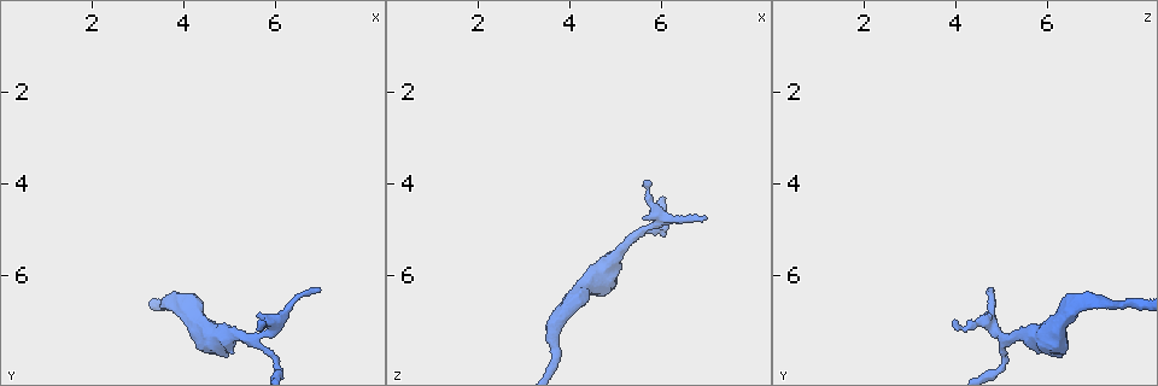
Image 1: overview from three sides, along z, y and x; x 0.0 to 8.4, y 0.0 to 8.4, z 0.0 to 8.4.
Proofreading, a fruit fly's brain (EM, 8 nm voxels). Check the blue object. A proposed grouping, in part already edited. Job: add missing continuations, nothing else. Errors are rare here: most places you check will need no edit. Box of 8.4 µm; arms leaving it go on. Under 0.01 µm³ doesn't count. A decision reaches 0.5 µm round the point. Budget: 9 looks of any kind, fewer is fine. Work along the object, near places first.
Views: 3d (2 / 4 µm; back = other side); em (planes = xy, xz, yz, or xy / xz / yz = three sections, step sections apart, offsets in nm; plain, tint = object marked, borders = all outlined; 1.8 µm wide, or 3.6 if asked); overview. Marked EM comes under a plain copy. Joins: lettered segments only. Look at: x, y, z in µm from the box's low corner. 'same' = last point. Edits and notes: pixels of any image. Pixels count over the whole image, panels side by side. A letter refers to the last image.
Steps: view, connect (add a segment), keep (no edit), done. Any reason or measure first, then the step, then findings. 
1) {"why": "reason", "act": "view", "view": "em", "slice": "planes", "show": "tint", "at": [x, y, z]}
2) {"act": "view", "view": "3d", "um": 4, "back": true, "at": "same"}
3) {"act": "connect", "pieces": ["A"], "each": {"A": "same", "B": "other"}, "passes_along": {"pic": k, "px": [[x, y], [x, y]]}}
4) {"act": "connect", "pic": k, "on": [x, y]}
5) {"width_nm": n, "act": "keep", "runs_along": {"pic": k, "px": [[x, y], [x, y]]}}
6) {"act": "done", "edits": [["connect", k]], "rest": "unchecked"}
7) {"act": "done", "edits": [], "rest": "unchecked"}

{"why": "sudden change in width", "act": "view", "view": "3d", "um": 4, "at": [3.75, 6.55, 6.95]}

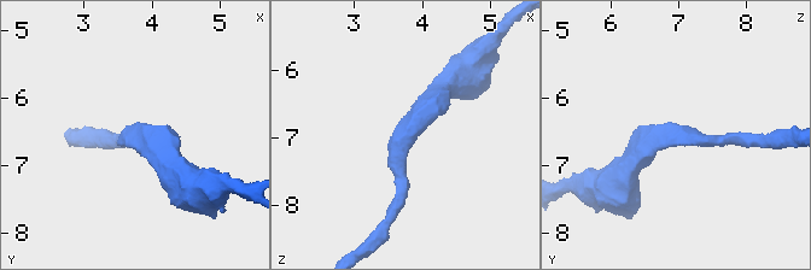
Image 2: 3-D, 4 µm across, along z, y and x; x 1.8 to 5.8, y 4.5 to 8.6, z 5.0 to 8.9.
{"act": "view", "view": "em", "um": 3.6, "slice": "xz", "step": 4, "show": "tint", "at": [3.70, 6.55, 7.00]}

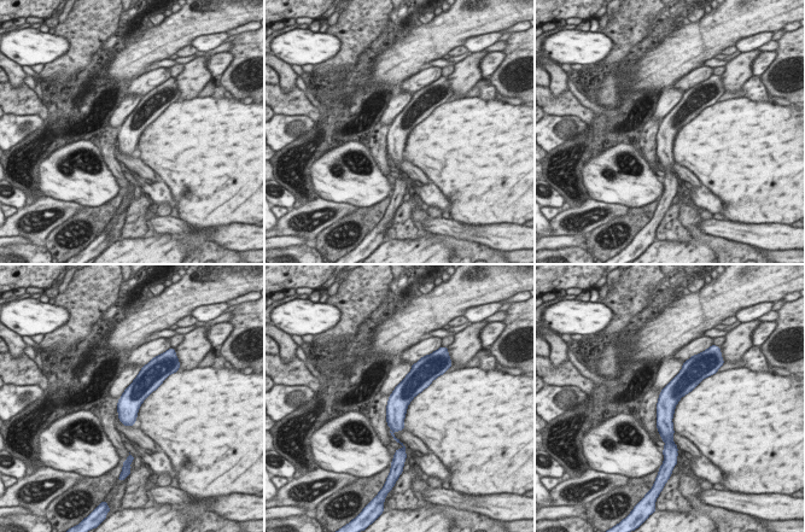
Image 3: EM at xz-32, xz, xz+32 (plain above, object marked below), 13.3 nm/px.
{"why": "cut it another way", "act": "view", "view": "em", "um": 3.6, "slice": "xy", "step": 16, "show": "borders", "at": "same"}

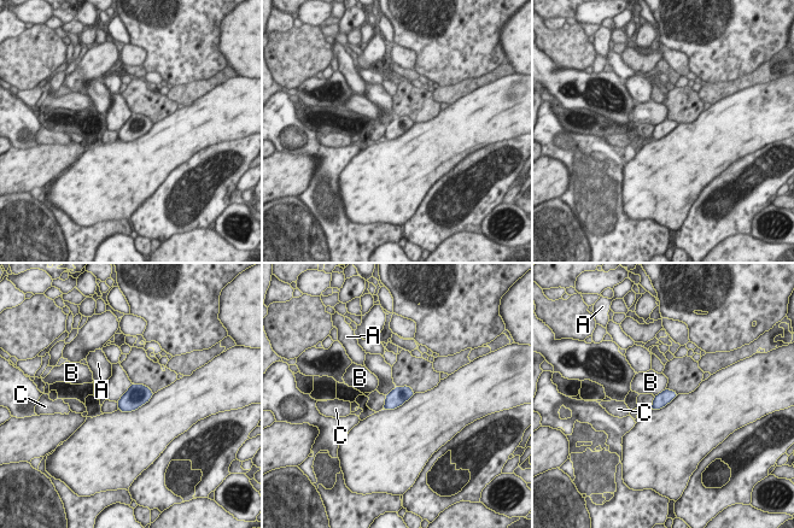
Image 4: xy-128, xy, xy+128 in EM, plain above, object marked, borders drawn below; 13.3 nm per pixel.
{"longest_contact_nm": ["B", 200], "act": "keep", "each": {"A": "other", "B": "other", "C": "other"}, "found": "none of them fits"}

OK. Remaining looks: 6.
{"why": "calibre changes", "act": "view", "view": "em", "um": 3.6, "slice": "planes", "show": "borders", "at": [4.90, 7.35, 5.65]}

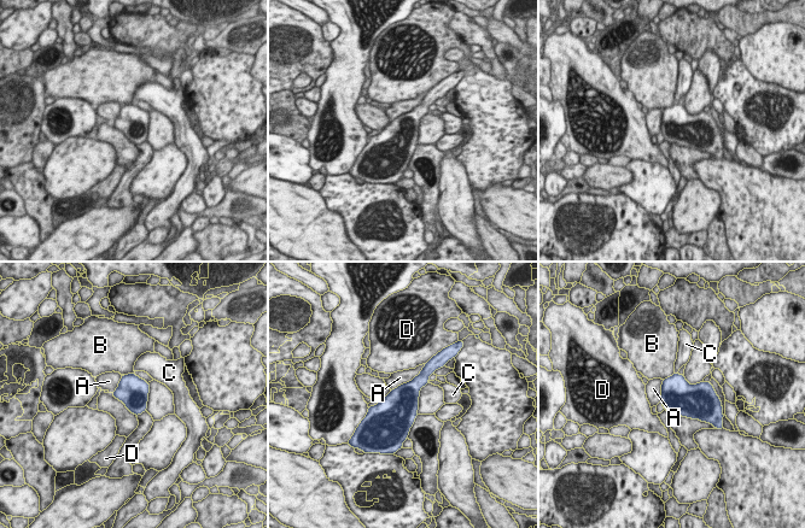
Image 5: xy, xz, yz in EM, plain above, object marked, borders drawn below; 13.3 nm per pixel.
{"width_nm": 400, "act": "keep", "each": {"A": "other", "B": "other", "C": "other", "D": "other"}, "border": {"pic": 5, "px": [[425, 364], [409, 381], [391, 391]]}, "found": "no lettered segment goes on from it"}

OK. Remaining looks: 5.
{"why": "free end", "act": "view", "view": "em", "slice": "xz", "step": 4, "show": "borders", "at": [5.65, 7.00, 3.90]}

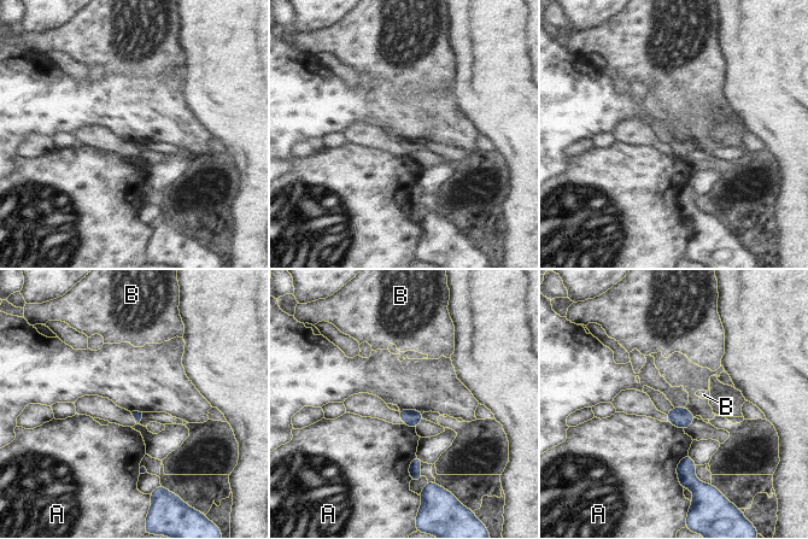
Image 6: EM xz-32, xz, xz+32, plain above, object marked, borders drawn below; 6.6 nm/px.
{"act": "view", "view": "em", "slice": "planes", "show": "borders", "at": "same"}

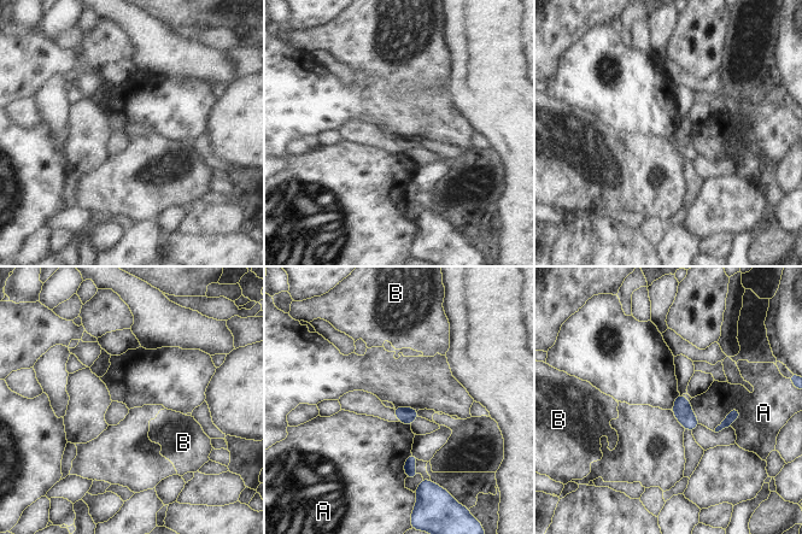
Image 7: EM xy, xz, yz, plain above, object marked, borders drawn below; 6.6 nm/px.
{"longest_contact_nm": ["A", 240], "act": "keep", "each": {"A": "other", "B": "other"}, "border": {"pic": 7, "px": [[741, 411], [732, 409], [713, 430]]}, "found": "no lettered segment goes on from it"}

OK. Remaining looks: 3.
{"why": "thin end", "act": "view", "view": "3d", "um": 2, "at": [6.95, 6.30, 4.70]}

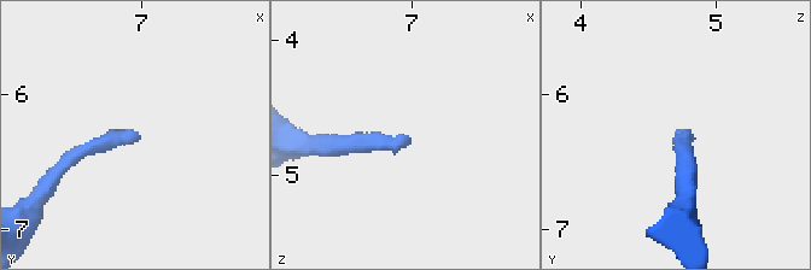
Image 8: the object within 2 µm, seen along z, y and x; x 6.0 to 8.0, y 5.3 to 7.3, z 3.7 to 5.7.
{"why": "need the tissue", "act": "view", "view": "em", "slice": "planes", "show": "borders", "at": [6.98, 6.30, 4.74]}

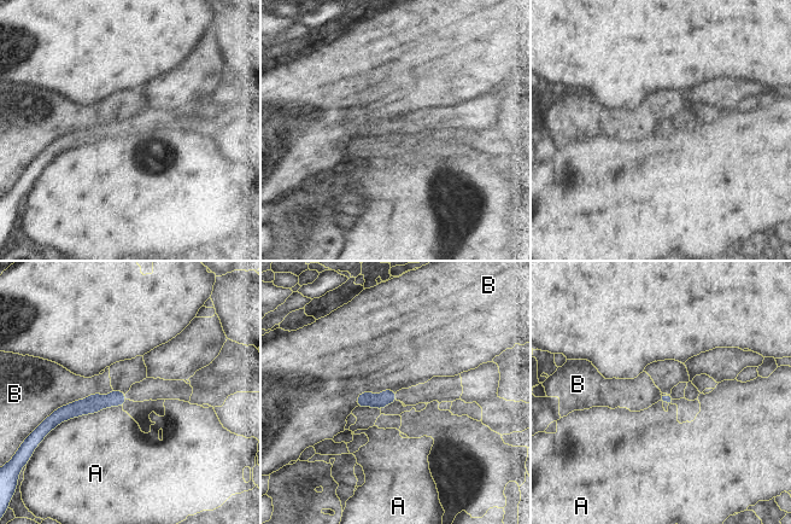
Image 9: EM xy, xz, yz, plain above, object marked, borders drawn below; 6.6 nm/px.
{"longest_contact_nm": ["B", 500], "act": "keep", "each": {"A": "other", "B": "other"}, "found": "none of them fits"}

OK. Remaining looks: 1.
{"act": "done", "edits": [], "rest": "unchecked"}

